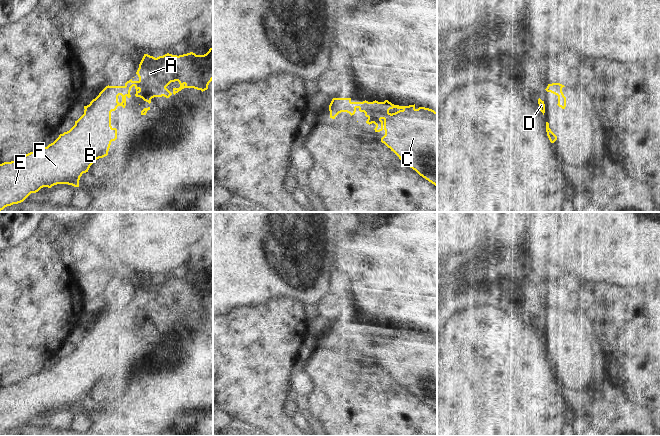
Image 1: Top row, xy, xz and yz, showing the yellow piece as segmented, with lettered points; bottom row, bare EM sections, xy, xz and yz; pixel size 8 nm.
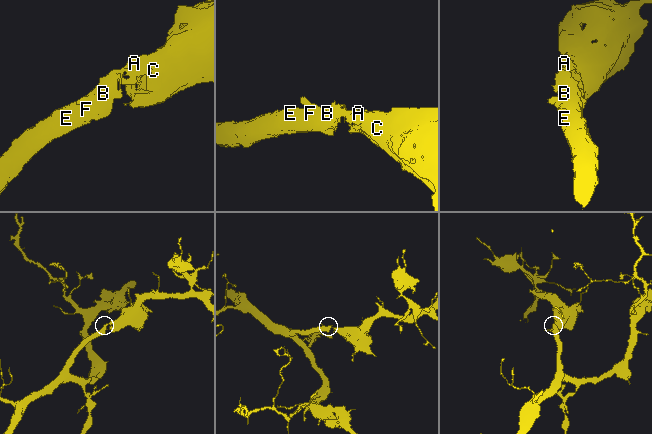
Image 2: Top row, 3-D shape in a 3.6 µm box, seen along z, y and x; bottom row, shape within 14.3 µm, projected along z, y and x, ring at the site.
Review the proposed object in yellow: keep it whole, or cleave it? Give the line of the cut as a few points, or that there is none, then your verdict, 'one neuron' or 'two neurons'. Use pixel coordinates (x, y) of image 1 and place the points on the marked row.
no cut | one neuron

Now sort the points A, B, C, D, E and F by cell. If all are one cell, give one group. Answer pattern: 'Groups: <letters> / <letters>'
Groups: A B C D E F.

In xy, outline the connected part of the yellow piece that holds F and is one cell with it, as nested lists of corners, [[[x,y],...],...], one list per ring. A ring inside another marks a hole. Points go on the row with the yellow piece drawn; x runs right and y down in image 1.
[[[213,47],[204,55],[193,52],[183,55],[165,54],[157,58],[144,54],[136,72],[138,81],[132,79],[124,86],[106,86],[89,105],[84,106],[84,114],[75,121],[75,125],[47,147],[41,147],[14,161],[0,164],[0,211],[7,206],[23,202],[31,193],[38,192],[43,187],[51,188],[57,184],[68,184],[79,187],[83,173],[99,158],[108,155],[112,141],[117,139],[117,129],[111,126],[111,112],[118,106],[125,108],[126,98],[130,98],[131,88],[136,89],[136,97],[151,103],[154,97],[169,98],[184,88],[194,88],[202,92],[208,89],[213,80]],[[178,81],[179,88],[173,88],[171,93],[166,87]]]

